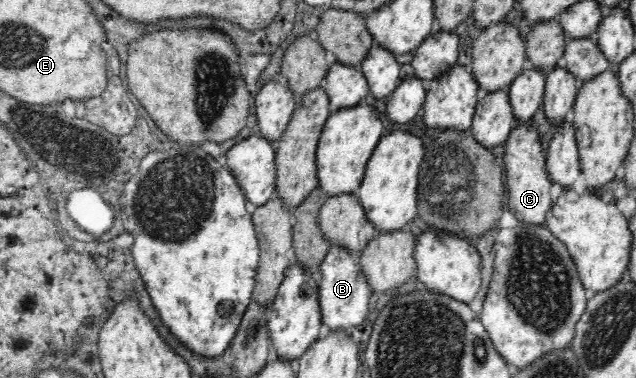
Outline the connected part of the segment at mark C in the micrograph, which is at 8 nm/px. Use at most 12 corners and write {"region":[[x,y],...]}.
{"region":[[514,122],[503,161],[511,216],[546,227],[552,182],[532,123]]}

